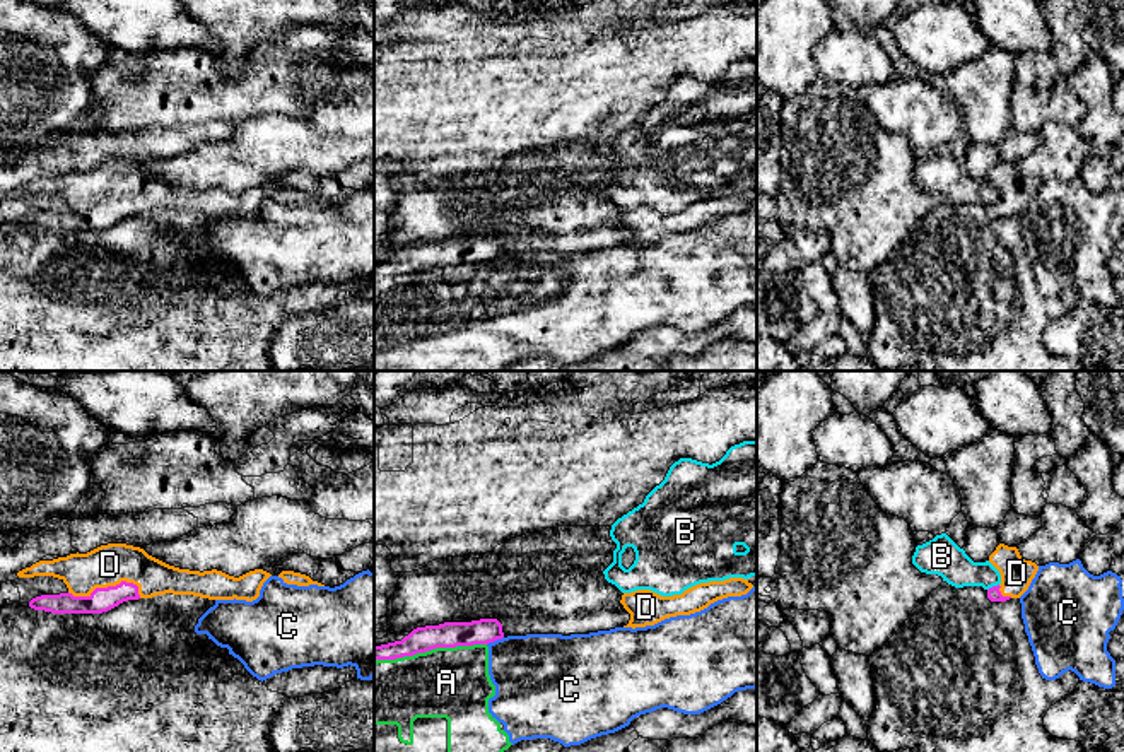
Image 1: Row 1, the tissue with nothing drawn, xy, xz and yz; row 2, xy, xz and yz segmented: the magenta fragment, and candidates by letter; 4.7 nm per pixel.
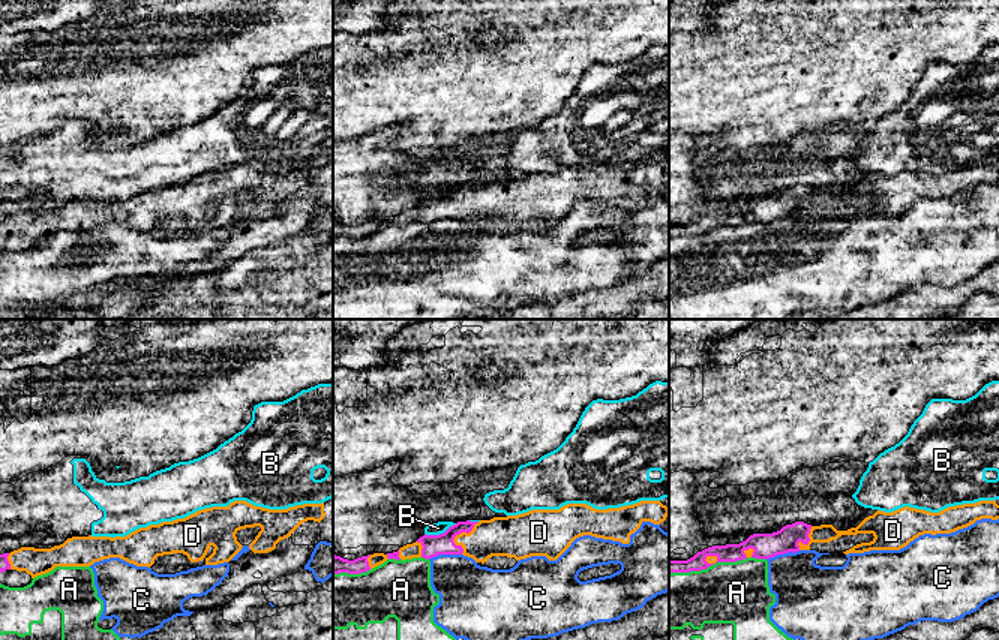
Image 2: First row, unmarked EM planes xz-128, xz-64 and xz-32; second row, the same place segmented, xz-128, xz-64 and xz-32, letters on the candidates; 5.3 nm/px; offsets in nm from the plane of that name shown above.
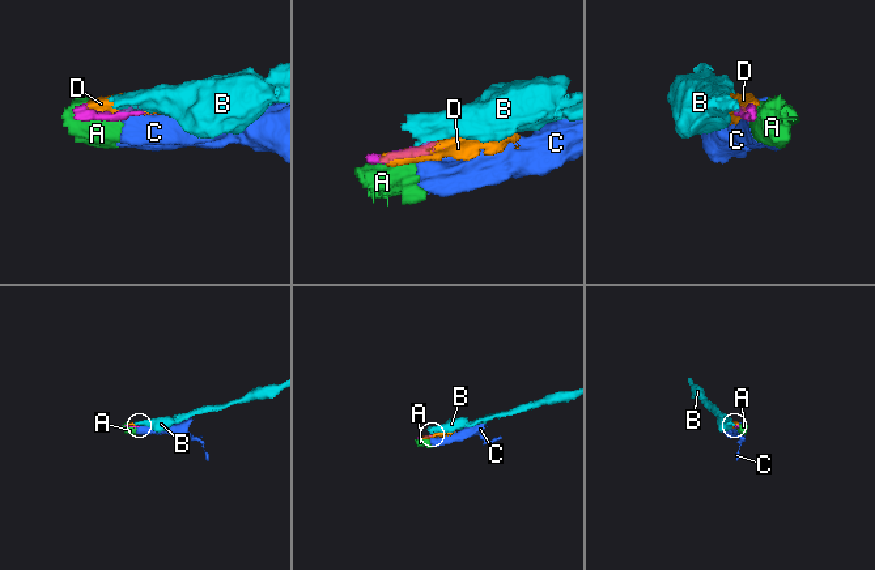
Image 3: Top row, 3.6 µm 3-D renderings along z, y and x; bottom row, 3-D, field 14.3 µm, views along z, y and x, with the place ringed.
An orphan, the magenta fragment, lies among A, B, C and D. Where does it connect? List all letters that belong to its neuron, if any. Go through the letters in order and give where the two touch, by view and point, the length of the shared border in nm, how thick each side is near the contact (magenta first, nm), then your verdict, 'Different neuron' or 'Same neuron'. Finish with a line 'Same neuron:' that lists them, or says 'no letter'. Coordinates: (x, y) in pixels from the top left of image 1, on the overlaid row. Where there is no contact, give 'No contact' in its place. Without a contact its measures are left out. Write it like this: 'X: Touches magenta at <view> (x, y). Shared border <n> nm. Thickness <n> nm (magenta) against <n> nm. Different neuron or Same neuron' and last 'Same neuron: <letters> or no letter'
A: Touches magenta at xz (429, 650). Shared border 550 nm. Thickness 130 nm (magenta) against 340 nm. Different neuron
B: Touches magenta at yz (993, 587). Shared border 70 nm. Thickness 60 nm (magenta) against 160 nm. Different neuron
C: Touches magenta at xz (494, 640). Shared border 90 nm. Thickness 130 nm (magenta) against 380 nm. Different neuron
D: Touches magenta at xy (108, 587). Shared border 340 nm. Thickness 110 nm (magenta) against 190 nm. Same neuron
Same neuron: D

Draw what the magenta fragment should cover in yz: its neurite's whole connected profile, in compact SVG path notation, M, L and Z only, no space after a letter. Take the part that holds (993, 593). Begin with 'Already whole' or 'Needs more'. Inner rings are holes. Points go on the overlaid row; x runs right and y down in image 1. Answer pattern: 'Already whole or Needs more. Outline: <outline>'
Needs more. Outline: M999 543L989 555L989 562L999 571L1001 583L987 590L991 602L1006 602L1020 598L1035 578L1039 566L1025 561L1016 547Z

